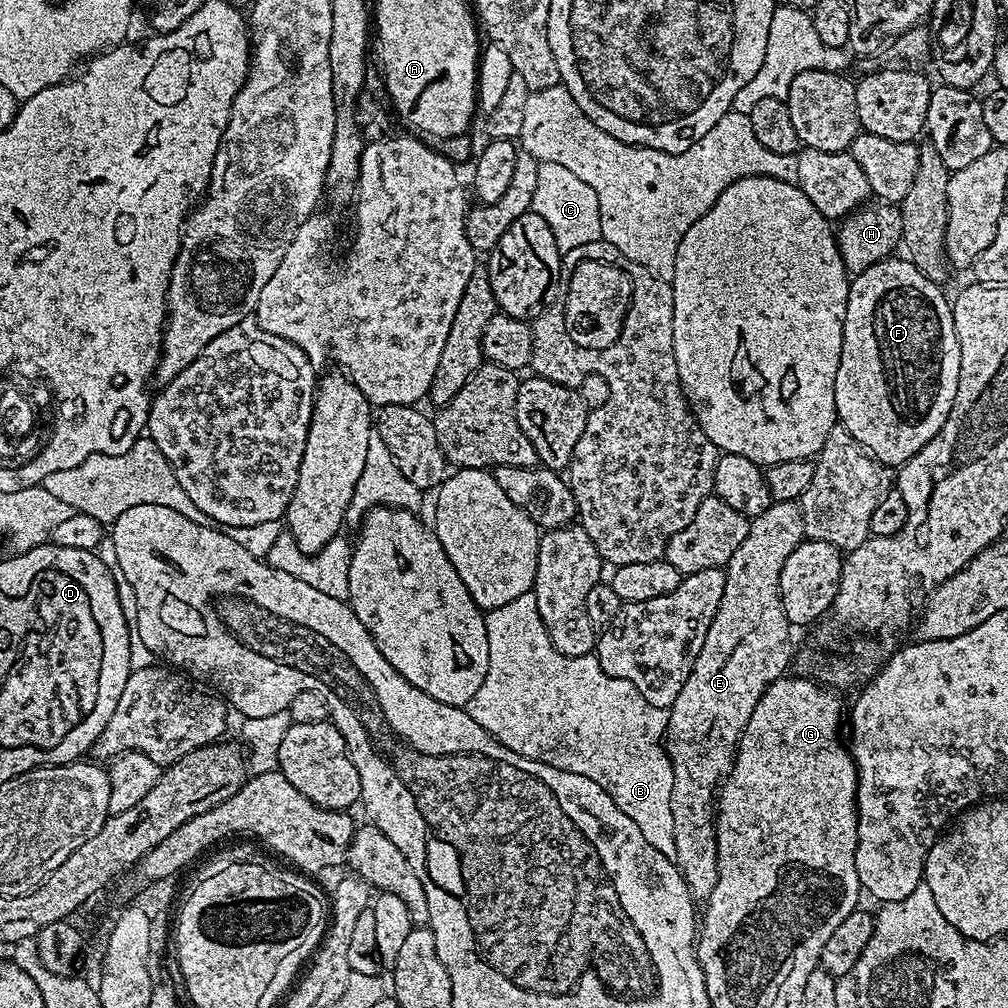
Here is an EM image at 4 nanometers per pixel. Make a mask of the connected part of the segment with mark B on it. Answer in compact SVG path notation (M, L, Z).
M527 592L514 598L514 602L506 602L506 606L487 609L484 621L486 622L486 638L490 642L490 666L486 670L486 678L482 682L482 686L478 686L478 694L474 694L474 698L466 706L466 711L470 714L470 718L474 718L474 722L478 722L478 726L482 730L486 730L492 739L502 746L514 750L514 754L522 754L522 758L537 760L543 764L554 766L558 770L582 774L582 778L590 778L590 782L598 782L598 786L602 786L602 790L606 794L610 794L610 798L616 803L618 810L622 810L622 814L626 814L626 818L630 818L634 822L634 826L638 826L638 830L642 830L642 838L646 838L646 842L650 842L650 846L654 846L654 850L658 850L666 857L671 857L674 853L672 811L670 810L672 771L662 743L662 729L666 724L665 713L661 709L655 708L650 702L646 702L646 698L642 698L642 694L638 694L638 690L634 690L634 686L630 686L630 682L606 674L595 654L590 656L558 654L558 650L554 648L546 634L546 626L542 622L542 618L536 613L537 608L536 596L533 592Z

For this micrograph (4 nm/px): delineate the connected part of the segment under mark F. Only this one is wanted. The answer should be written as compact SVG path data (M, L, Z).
M887 258L874 262L868 269L855 273L851 277L848 285L844 333L842 334L842 354L838 362L838 378L834 382L832 391L834 412L839 423L846 430L850 430L850 434L854 434L854 438L858 438L858 442L863 448L871 452L873 457L885 466L905 464L910 458L914 458L914 454L918 454L918 450L922 450L922 446L926 446L930 442L930 438L934 438L934 434L938 434L938 430L942 430L942 422L946 422L946 418L950 414L950 406L954 406L954 394L958 390L958 366L960 365L958 338L954 334L954 318L949 297L944 297L940 293L941 285L935 284L930 278L923 276L907 258L896 259Z

